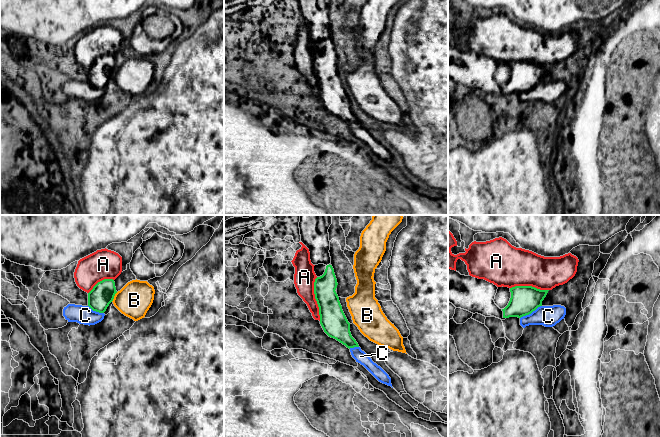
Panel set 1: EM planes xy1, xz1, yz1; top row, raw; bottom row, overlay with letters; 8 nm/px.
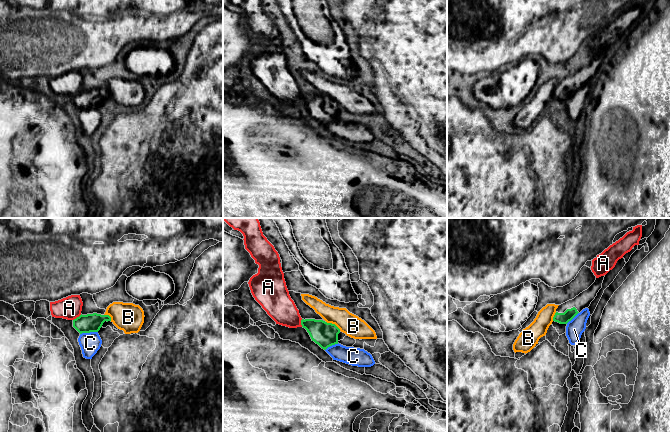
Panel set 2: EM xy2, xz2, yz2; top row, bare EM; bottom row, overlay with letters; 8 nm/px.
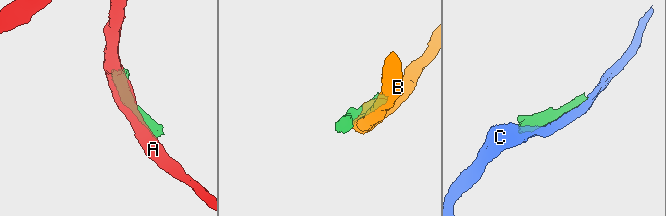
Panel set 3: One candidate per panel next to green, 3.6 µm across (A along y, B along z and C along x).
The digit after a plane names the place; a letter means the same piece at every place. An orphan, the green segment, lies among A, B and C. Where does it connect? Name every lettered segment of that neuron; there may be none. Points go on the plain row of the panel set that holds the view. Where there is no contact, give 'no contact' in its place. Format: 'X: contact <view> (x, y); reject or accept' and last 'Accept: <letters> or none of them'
A: contact xz1 (315, 74); reject
B: contact xz2 (333, 100); reject
C: contact yz1 (530, 89); reject
Accept: none of them

